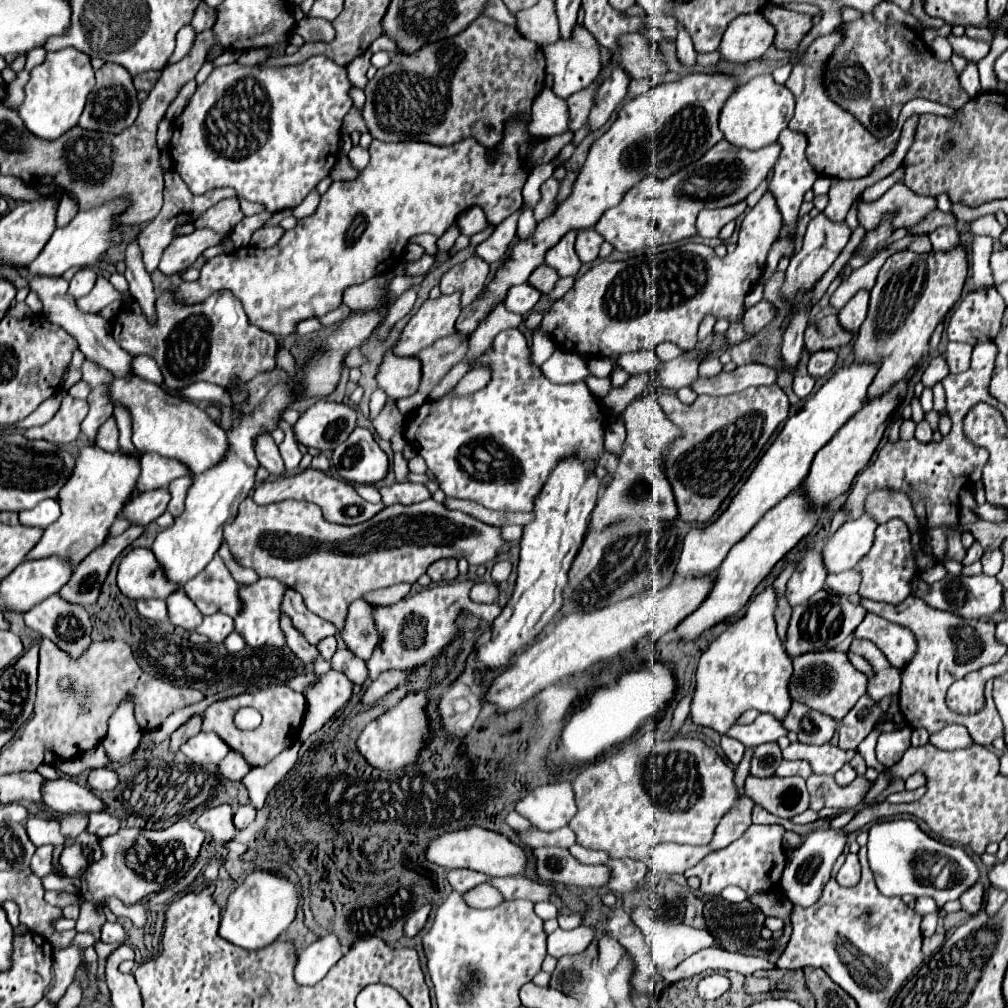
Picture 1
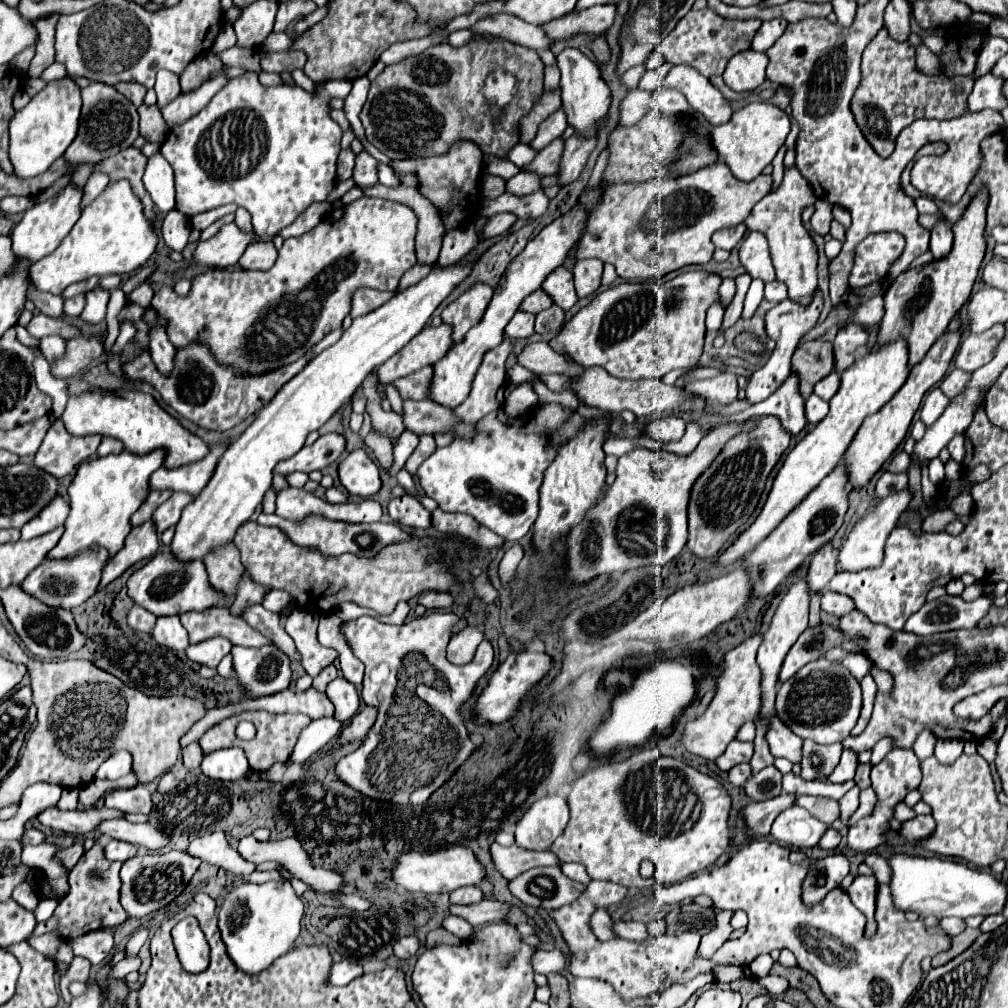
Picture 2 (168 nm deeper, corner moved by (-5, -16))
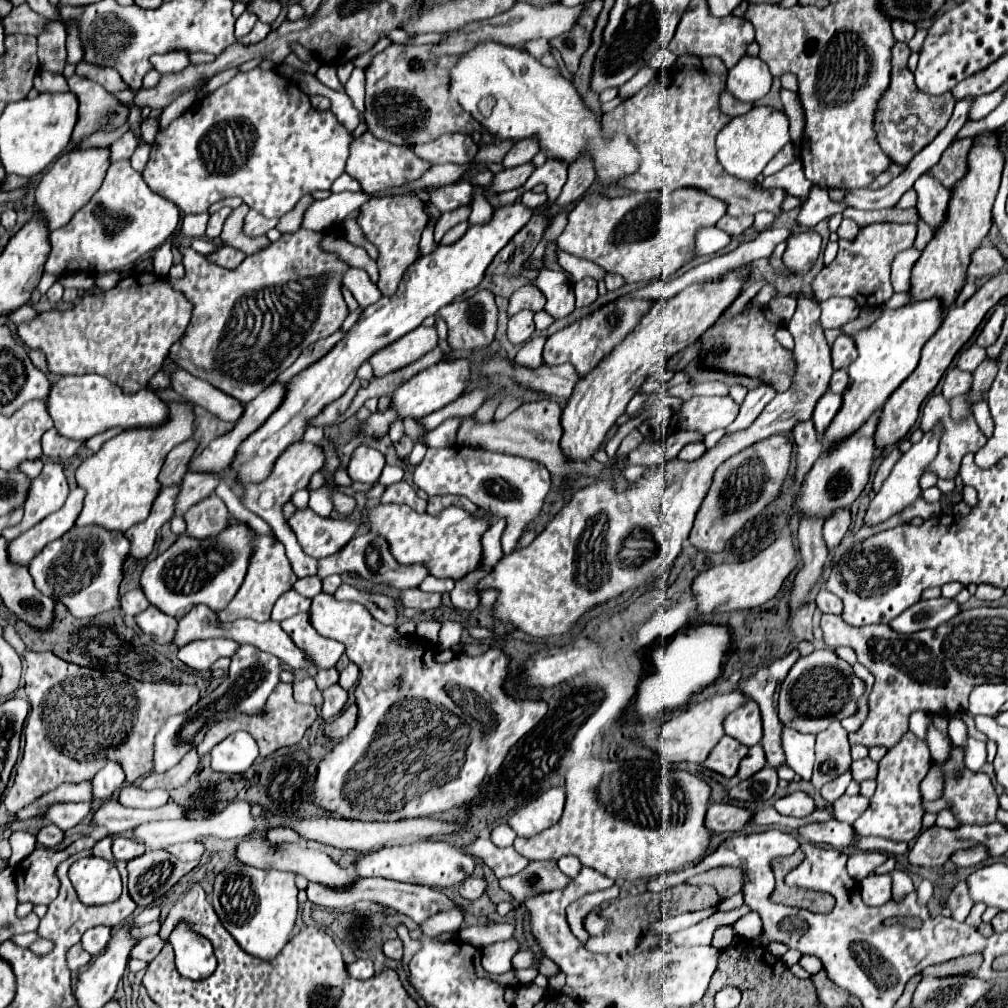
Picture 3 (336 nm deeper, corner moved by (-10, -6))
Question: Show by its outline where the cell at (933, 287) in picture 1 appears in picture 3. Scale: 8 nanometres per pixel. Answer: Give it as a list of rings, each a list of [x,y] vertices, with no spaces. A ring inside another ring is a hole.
[[[997,130],[977,134],[973,140],[973,148],[969,150],[967,174],[951,190],[945,222],[935,230],[933,240],[921,252],[921,258],[913,268],[913,286],[909,290],[911,302],[939,296],[941,302],[945,302],[945,306],[953,306],[957,294],[961,292],[967,280],[965,270],[969,266],[969,252],[981,246],[983,238],[991,228],[991,208],[999,190],[1003,166],[1005,154],[999,150]]]

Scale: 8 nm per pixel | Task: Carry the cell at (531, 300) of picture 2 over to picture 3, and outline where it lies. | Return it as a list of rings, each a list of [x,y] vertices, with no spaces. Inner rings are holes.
[[[523,286],[517,292],[513,292],[513,296],[509,298],[509,308],[507,308],[507,316],[513,316],[521,310],[531,310],[531,312],[539,312],[545,306],[545,298],[541,296],[541,292],[537,292],[537,288],[531,286]]]

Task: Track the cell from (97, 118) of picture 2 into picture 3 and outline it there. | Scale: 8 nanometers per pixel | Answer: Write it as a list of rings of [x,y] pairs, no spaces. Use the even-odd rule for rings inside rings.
[[[73,74],[71,78],[67,78],[67,84],[69,90],[77,94],[79,102],[79,120],[73,130],[73,142],[79,144],[85,136],[93,132],[109,132],[127,122],[127,108],[97,82]]]

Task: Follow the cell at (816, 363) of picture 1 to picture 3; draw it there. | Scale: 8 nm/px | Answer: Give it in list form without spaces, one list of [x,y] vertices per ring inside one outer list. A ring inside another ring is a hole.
[[[835,370],[833,372],[833,378],[831,378],[831,384],[829,384],[829,390],[831,392],[837,392],[837,394],[843,394],[845,388],[847,388],[847,370]]]

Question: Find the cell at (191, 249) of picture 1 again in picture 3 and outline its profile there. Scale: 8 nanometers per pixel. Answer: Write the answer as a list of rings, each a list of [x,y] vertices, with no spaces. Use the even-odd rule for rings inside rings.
[[[249,210],[247,218],[245,218],[245,234],[247,234],[247,236],[261,236],[261,234],[265,234],[267,230],[275,228],[277,222],[279,222],[277,218],[269,220],[269,218],[265,218],[263,214],[259,214],[259,212],[255,212],[255,210]]]

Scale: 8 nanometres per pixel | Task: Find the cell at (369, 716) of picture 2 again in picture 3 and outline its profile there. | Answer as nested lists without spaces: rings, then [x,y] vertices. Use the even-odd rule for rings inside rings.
[[[351,704],[339,716],[335,716],[331,722],[325,724],[325,734],[329,738],[341,740],[341,738],[345,738],[345,734],[349,734],[349,730],[353,730],[355,722],[357,722],[357,706]]]

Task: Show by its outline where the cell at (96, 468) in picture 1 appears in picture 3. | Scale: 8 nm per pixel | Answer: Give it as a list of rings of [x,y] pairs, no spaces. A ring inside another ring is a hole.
[[[169,400],[169,418],[155,428],[129,428],[107,440],[103,448],[77,468],[77,484],[87,492],[85,506],[75,526],[99,524],[107,530],[125,532],[129,526],[143,522],[161,490],[157,480],[167,454],[195,432],[195,412],[189,402]]]

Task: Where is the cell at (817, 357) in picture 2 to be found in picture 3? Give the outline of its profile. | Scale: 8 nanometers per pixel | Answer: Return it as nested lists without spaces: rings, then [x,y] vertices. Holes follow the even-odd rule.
[[[749,302],[737,316],[715,324],[701,336],[701,340],[697,342],[699,354],[701,354],[699,368],[749,376],[749,378],[755,378],[759,382],[773,386],[777,394],[785,392],[789,388],[789,382],[793,376],[793,358],[775,340],[777,329],[777,326],[773,326],[765,318],[763,308]]]

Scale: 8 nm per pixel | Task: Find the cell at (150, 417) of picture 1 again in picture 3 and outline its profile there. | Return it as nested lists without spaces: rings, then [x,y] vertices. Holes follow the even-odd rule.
[[[95,374],[61,376],[57,382],[53,382],[47,394],[47,412],[55,424],[55,430],[61,436],[83,442],[115,426],[123,430],[133,426],[157,426],[165,422],[163,420],[165,416],[169,416],[167,404],[151,390],[141,390],[137,394],[123,394],[123,390],[117,388],[113,382]]]

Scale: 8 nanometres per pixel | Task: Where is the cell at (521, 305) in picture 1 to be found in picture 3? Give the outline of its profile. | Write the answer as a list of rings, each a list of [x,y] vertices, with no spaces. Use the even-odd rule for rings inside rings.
[[[521,310],[521,314],[515,314],[515,316],[509,320],[507,338],[509,338],[509,342],[513,342],[513,344],[521,344],[521,342],[525,342],[525,340],[531,338],[533,330],[535,330],[533,312],[531,312],[531,310]]]

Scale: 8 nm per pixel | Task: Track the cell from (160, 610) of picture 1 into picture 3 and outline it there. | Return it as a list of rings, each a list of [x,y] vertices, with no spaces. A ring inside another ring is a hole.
[[[133,588],[133,590],[125,592],[119,598],[119,604],[121,604],[121,608],[123,608],[123,612],[127,616],[135,616],[135,614],[139,614],[141,610],[145,610],[149,606],[149,600],[145,598],[145,594],[143,594],[141,588]]]

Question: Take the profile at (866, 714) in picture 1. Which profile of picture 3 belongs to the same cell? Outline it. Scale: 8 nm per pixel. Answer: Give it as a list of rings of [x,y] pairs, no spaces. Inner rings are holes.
[[[849,772],[849,774],[841,774],[841,778],[825,784],[825,786],[821,788],[821,796],[823,796],[829,804],[833,804],[839,796],[843,796],[843,792],[845,792],[847,786],[849,786],[849,782],[851,782],[851,772]]]

